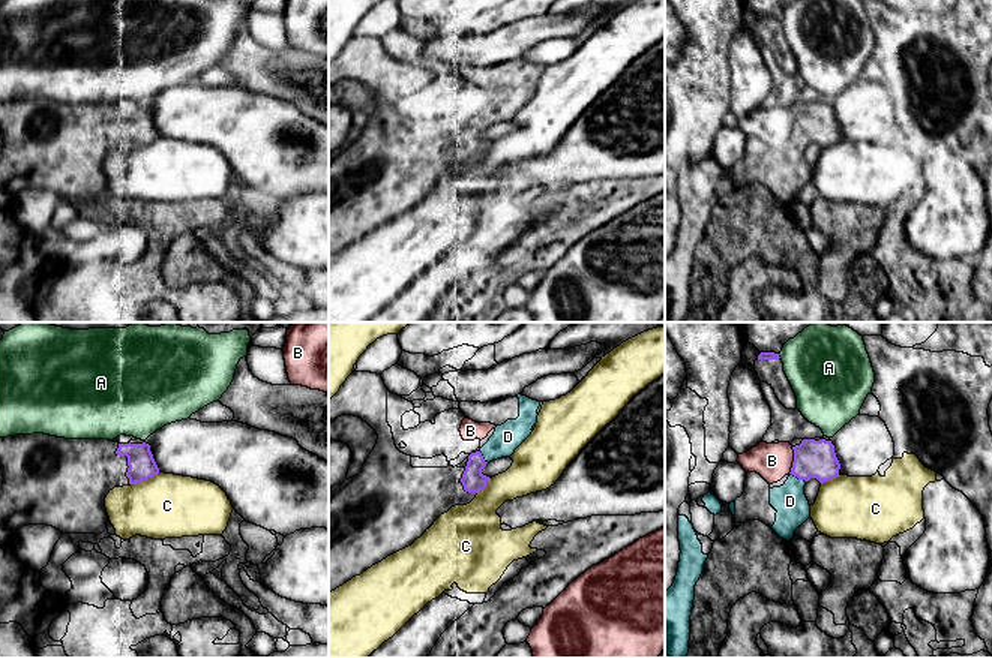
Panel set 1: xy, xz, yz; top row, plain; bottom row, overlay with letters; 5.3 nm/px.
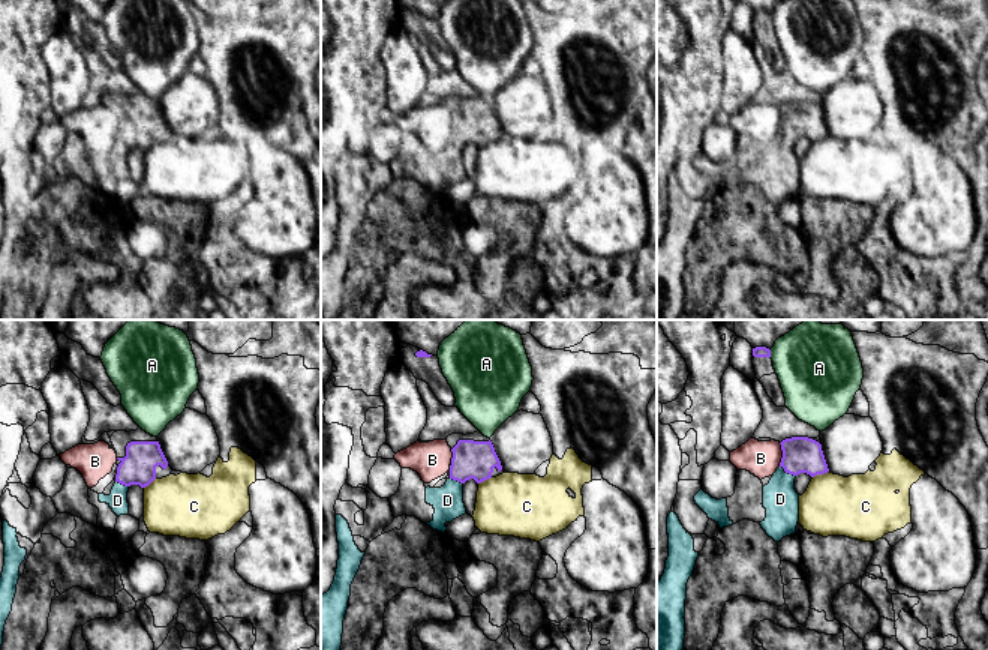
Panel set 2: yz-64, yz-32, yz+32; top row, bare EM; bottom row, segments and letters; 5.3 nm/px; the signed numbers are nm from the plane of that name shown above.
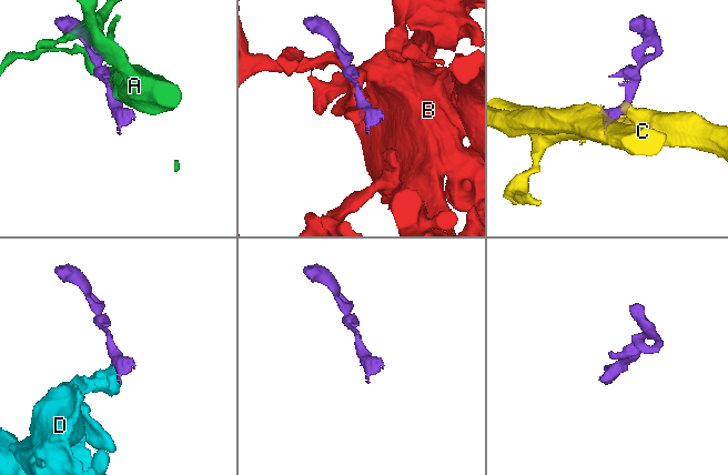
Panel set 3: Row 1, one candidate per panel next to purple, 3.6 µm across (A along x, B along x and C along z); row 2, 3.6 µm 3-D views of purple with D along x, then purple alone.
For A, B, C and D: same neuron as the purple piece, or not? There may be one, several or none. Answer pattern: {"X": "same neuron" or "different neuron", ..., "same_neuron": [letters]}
{"A": "different neuron", "B": "different neuron", "C": "different neuron", "D": "same neuron", "same_neuron": ["D"]}

